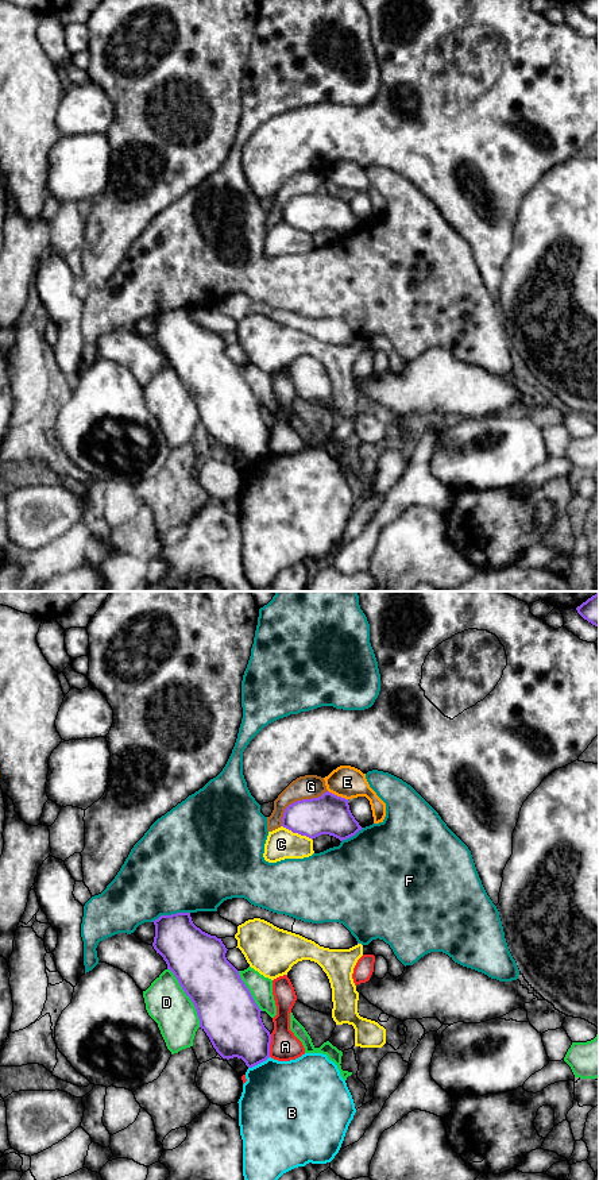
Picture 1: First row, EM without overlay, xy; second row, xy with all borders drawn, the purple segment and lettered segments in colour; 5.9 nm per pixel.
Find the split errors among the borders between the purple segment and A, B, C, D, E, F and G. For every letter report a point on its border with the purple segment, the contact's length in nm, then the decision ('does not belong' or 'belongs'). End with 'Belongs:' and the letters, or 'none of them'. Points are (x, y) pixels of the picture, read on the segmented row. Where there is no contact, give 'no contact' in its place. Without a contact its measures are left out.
A: meets purple in xy at (269, 1045); contact 140 nm long; does not belong
B: meets purple in xy at (258, 1063); contact 150 nm long; does not belong
C: meets purple in xy at (297, 832); contact 200 nm long; does not belong
D: meets purple in xy at (189, 997); contact 400 nm long; does not belong
E: meets purple in xy at (336, 795); contact 130 nm long; does not belong
F: meets purple in xy at (172, 914); contact 240 nm long; does not belong
G: meets purple in xy at (297, 801); contact 360 nm long; does not belong
Belongs: none of them

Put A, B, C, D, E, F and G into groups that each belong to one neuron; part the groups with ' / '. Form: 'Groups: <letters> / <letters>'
Groups: A / B / C / D / E / F / G

